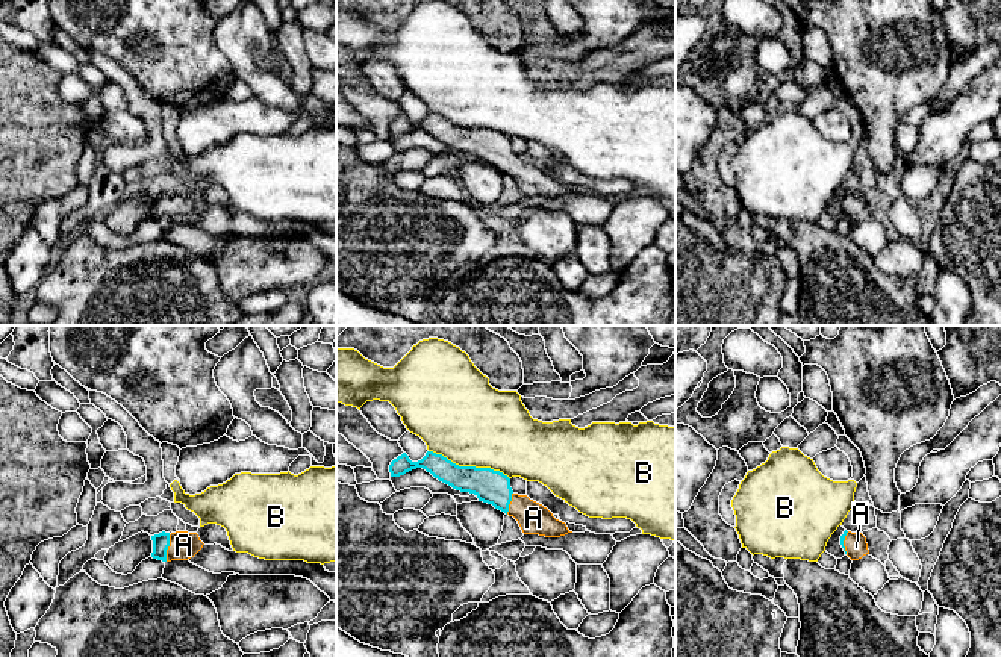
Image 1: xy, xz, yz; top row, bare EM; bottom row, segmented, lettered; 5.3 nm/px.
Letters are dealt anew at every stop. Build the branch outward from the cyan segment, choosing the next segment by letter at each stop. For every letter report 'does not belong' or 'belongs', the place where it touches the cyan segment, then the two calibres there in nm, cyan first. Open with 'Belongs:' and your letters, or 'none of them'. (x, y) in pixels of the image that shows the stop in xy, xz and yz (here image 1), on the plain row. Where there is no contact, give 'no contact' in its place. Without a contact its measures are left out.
Belongs: A
A: belongs; contact xy (167, 209); calibres 90 and 150 nm
B: does not belong; contact xz (470, 127); calibres 180 and 440 nm

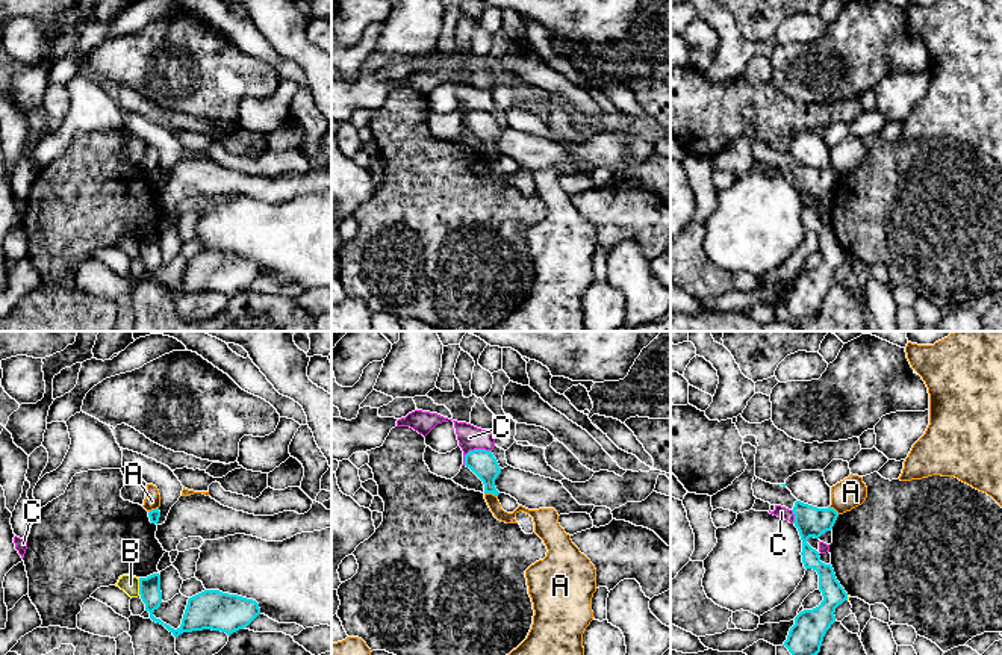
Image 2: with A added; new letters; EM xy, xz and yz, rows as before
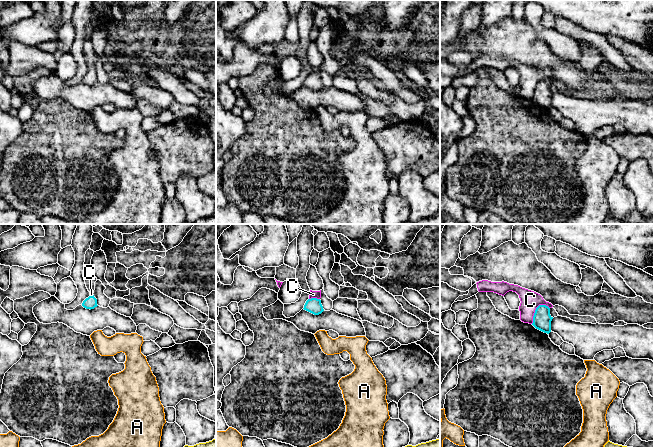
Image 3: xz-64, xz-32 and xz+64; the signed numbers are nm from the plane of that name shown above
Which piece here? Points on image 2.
Belongs: none of them
A: does not belong; contact xz (491, 153); calibres 140 and 70 nm
B: does not belong; contact xy (140, 248); calibres 110 and 100 nm
C: does not belong; contact xz (474, 111); calibres 140 and 130 nm

